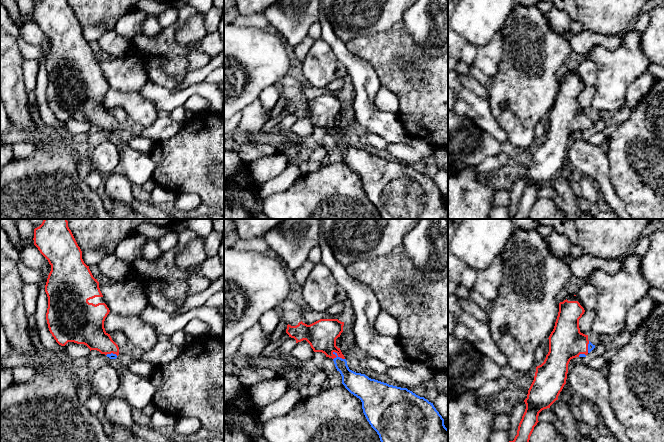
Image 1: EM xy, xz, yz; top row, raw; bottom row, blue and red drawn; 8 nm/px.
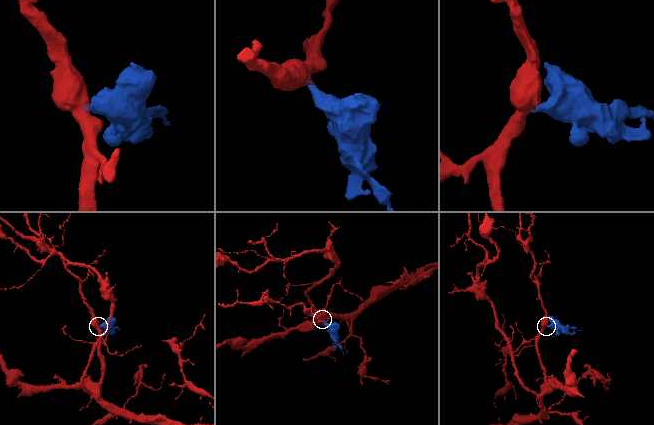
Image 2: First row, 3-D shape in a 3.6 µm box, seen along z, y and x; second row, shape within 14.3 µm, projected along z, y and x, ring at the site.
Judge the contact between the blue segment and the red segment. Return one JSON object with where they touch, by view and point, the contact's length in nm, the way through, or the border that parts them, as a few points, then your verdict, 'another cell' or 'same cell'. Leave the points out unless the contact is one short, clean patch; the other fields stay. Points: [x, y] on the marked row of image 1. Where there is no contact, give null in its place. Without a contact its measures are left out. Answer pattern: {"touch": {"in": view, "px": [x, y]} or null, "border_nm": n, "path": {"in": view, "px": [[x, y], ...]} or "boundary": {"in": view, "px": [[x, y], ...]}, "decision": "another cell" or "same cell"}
{"touch": {"in": "xz", "px": [337, 355]}, "border_nm": 120, "path": {"in": "xz", "px": [[353, 381], [341, 366], [337, 355], [326, 344], [321, 335]]}, "decision": "same cell"}

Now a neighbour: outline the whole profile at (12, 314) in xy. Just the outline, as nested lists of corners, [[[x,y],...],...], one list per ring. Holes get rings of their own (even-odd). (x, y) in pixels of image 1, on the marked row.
[[[0,254],[0,323],[13,352],[34,360],[38,355],[28,332],[23,301],[25,284],[17,261]]]

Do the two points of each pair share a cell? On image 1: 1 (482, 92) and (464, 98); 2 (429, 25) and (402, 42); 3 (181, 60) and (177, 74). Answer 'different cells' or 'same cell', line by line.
1: different cells
2: different cells
3: same cell

